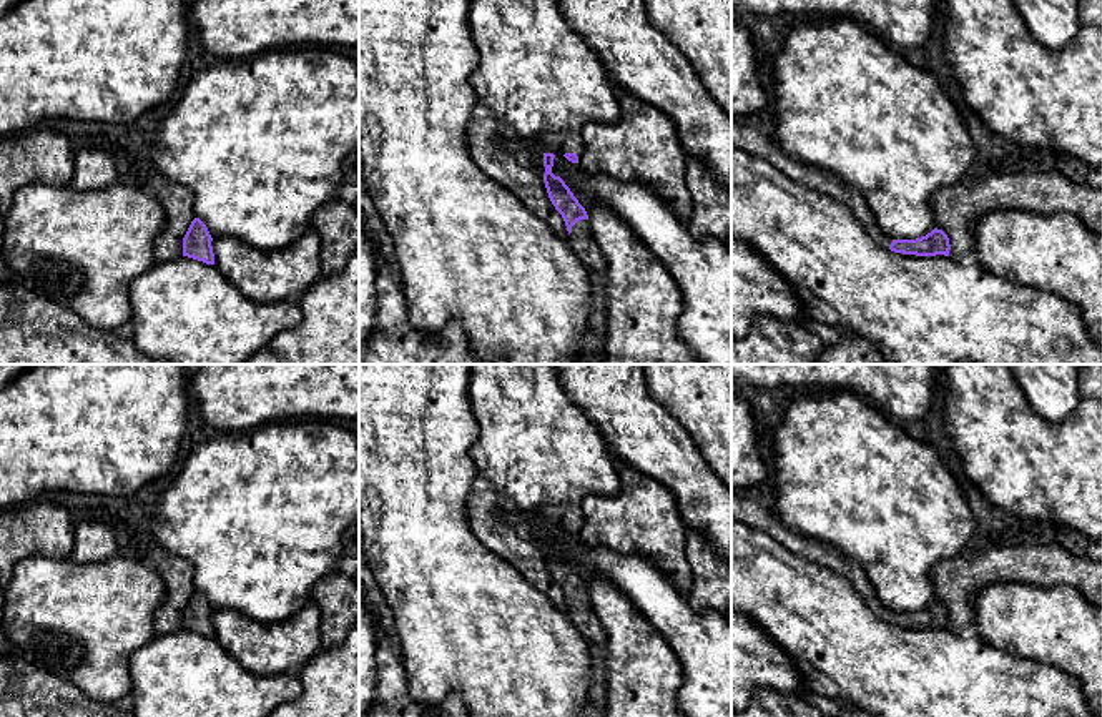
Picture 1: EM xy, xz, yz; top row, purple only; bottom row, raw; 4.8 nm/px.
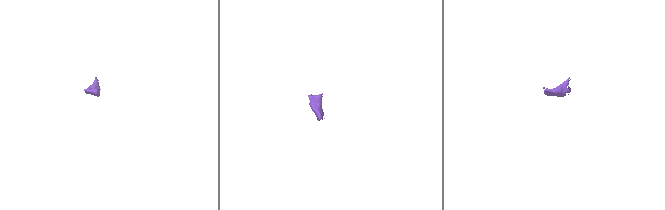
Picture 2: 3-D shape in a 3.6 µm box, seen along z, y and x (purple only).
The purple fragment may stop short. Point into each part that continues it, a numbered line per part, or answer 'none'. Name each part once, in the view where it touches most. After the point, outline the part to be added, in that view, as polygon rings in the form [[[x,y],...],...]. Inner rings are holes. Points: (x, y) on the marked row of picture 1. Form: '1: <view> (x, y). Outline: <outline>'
1: xz (565, 142). Outline: [[[580,131],[545,133],[539,138],[544,153],[575,153],[578,158],[583,151],[583,138]]]
2: xz (580, 240). Outline: [[[580,220],[572,226],[567,245],[590,273],[605,274],[607,261],[593,238],[588,220]]]

